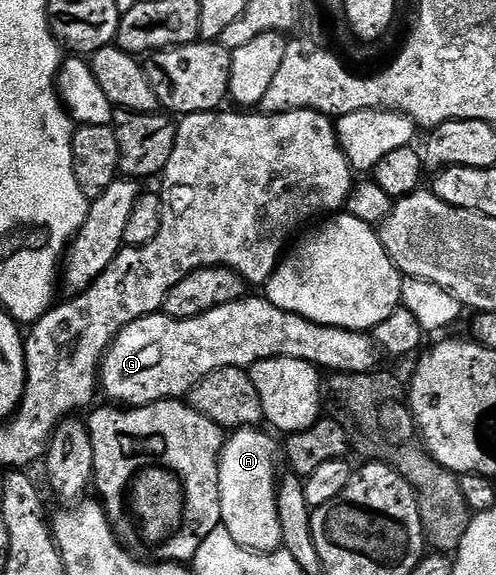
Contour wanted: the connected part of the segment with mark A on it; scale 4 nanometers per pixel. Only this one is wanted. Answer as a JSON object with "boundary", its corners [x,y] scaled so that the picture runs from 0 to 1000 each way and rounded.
{"boundary":[[[524,744],[482,746],[460,755],[450,779],[446,779],[446,803],[442,805],[442,882],[446,883],[446,913],[458,923],[466,923],[466,937],[482,944],[486,953],[504,955],[508,962],[550,962],[569,953],[567,918],[563,917],[563,889],[558,887],[558,847],[563,842],[563,821],[558,823],[556,802],[563,802],[563,774],[548,767],[534,753],[524,753]]]}

